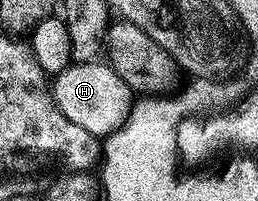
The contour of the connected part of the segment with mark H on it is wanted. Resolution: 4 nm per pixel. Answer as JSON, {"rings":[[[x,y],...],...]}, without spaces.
{"rings":[[[105,62],[73,63],[52,80],[52,99],[60,114],[68,118],[68,122],[88,130],[88,134],[95,138],[105,138],[122,127],[122,121],[132,106],[130,96],[132,89]]]}

